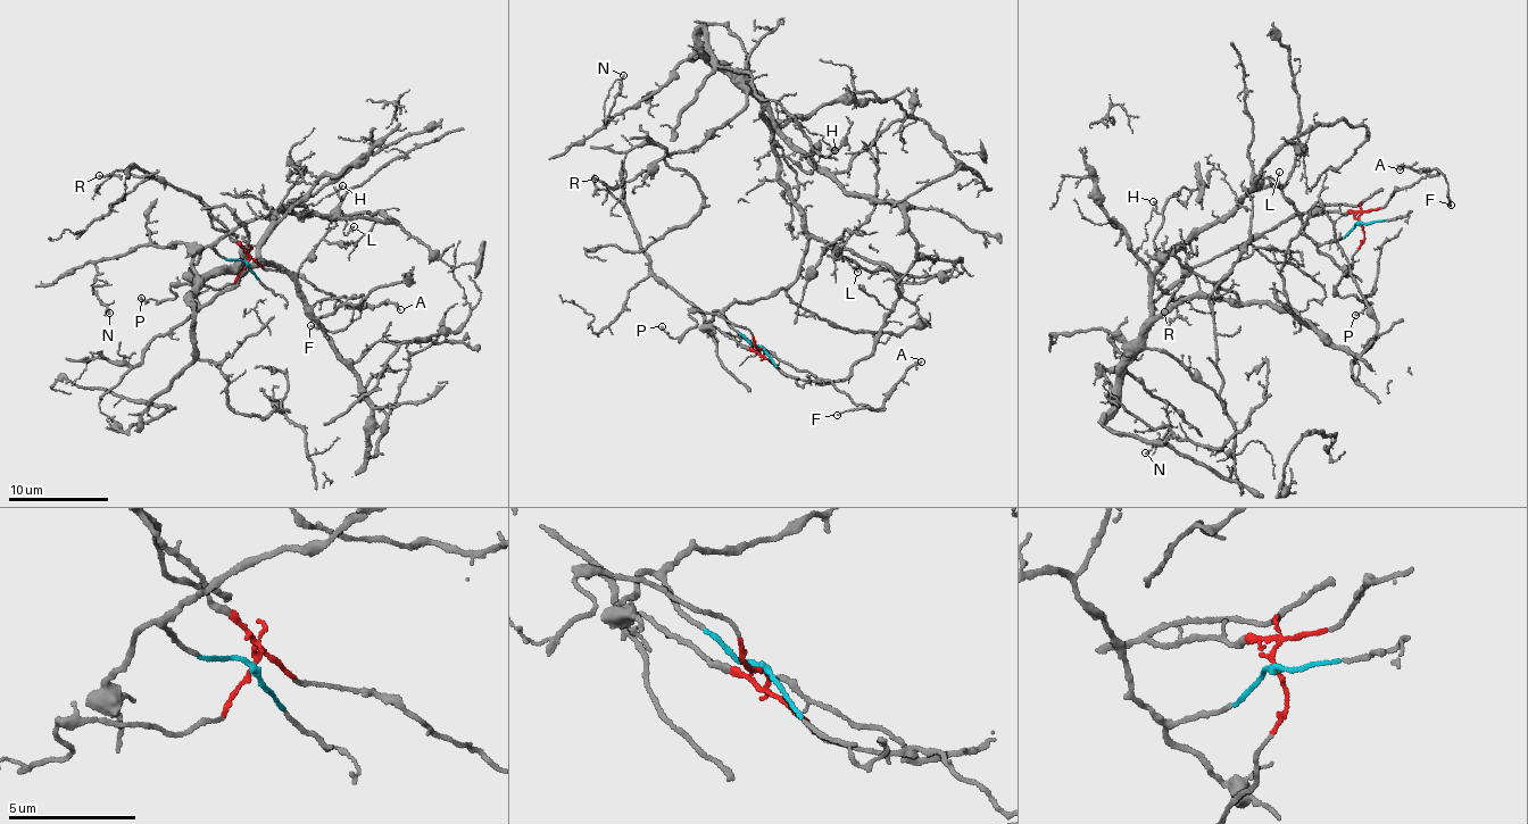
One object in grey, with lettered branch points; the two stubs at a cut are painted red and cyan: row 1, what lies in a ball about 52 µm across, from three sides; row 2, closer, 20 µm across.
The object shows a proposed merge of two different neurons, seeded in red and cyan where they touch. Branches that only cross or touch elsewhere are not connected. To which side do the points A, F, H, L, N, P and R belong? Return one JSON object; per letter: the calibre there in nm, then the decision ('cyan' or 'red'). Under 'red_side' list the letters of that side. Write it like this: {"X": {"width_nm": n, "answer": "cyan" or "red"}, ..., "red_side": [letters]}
{"A": {"width_nm": 120, "answer": "red"}, "F": {"width_nm": 100, "answer": "red"}, "H": {"width_nm": 80, "answer": "cyan"}, "L": {"width_nm": 130, "answer": "cyan"}, "N": {"width_nm": 110, "answer": "cyan"}, "P": {"width_nm": 130, "answer": "red"}, "R": {"width_nm": 130, "answer": "red"}, "red_side": ["A", "F", "P", "R"]}

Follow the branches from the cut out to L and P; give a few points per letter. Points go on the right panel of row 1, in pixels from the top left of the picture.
L: (1360, 222), (1320, 244), (1311, 241), (1292, 200), (1277, 186), (1242, 198), (1260, 179), (1278, 184), (1279, 172)
P: (1360, 222), (1363, 234), (1361, 244), (1336, 291), (1365, 302), (1354, 315)

